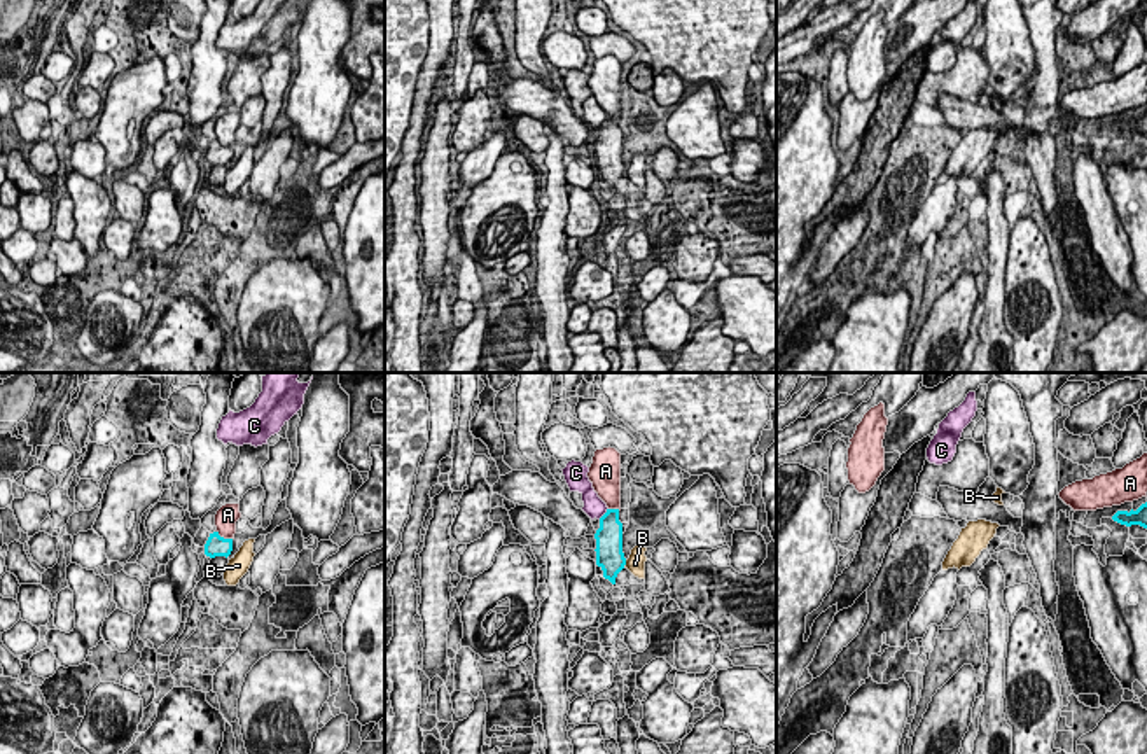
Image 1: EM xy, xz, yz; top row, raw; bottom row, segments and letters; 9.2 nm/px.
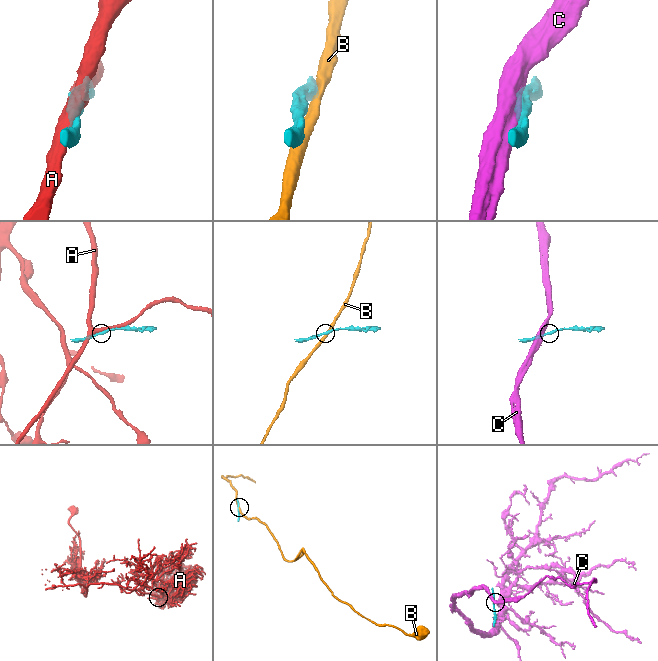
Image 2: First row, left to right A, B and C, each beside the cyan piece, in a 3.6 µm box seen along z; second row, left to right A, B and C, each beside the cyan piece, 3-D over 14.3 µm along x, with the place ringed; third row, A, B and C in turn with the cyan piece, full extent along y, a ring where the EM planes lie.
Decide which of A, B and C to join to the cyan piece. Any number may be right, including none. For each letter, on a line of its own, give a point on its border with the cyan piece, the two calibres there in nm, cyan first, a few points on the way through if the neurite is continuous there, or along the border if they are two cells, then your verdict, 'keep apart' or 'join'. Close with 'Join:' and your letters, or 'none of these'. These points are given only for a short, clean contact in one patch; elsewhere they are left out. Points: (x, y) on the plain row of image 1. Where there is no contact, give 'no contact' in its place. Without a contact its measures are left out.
A: contact xy (222, 146); calibres 190 and 200 nm; keep apart
B: contact xz (625, 172); calibres 260 and 180 nm; border xz (626, 168), (623, 174); keep apart
C: contact xz (605, 121); calibres 260 and 190 nm; keep apart
Join: none of these

